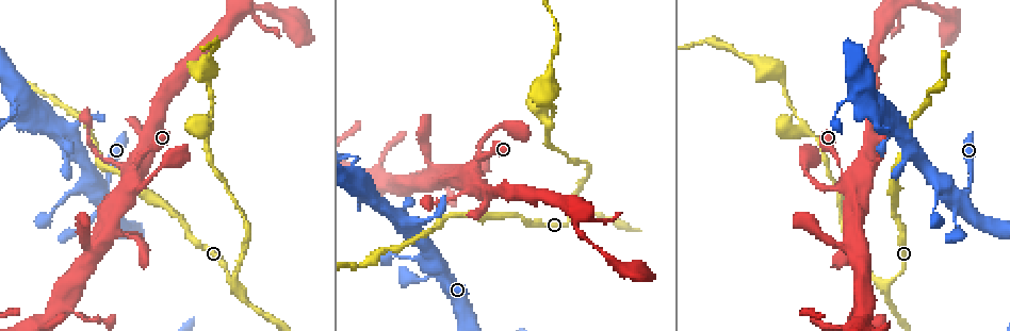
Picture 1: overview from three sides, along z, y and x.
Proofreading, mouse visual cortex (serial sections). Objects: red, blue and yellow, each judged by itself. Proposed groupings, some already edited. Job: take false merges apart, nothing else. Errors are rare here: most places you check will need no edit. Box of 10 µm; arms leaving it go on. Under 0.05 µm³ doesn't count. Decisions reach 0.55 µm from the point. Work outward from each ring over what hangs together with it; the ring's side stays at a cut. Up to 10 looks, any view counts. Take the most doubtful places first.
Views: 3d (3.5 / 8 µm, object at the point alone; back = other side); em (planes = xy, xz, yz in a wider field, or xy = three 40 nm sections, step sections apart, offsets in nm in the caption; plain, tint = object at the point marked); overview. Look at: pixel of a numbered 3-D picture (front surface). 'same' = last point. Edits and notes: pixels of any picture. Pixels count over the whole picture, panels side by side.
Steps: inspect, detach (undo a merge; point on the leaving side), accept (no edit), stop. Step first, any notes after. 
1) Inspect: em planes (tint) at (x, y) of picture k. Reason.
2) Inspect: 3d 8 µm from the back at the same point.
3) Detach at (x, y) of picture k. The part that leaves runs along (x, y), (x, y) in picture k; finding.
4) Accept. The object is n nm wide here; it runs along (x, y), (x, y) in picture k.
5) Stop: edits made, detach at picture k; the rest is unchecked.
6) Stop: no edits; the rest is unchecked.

Inspect: 3d 3.5 µm from the back at (887, 288) of picture 1. Three-way junction.

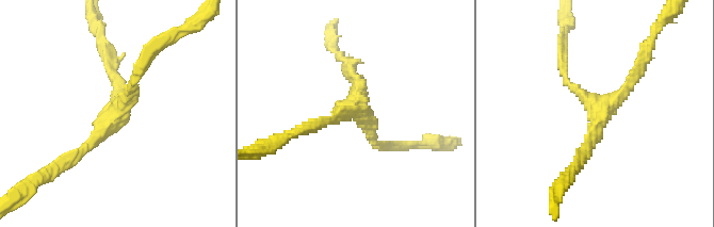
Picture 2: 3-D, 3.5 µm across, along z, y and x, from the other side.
Inspect: em planes (plain) at (600, 107) of picture 2. Shape alone is not enough.

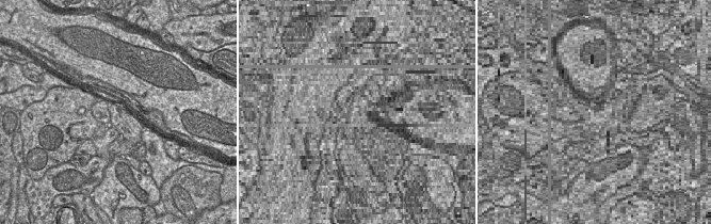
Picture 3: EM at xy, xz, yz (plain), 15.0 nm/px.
Inspect: em planes (tint) at the same point.

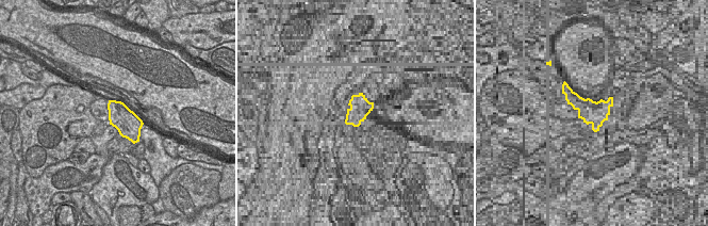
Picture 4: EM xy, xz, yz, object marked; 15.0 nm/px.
Accept. All the same cell.

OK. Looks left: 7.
Inspect: 3d 8 µm at (473, 171) of picture 1. Abrupt turn.

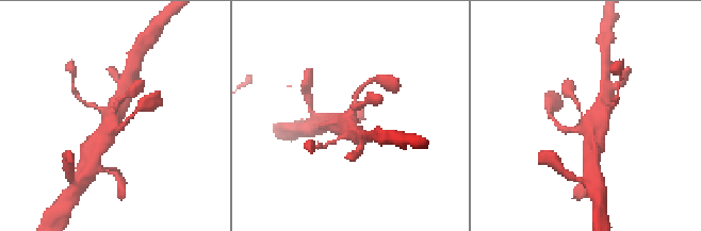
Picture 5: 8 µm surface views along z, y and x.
Inspect: em planes (tint) at the same point. Shape alone is not enough.

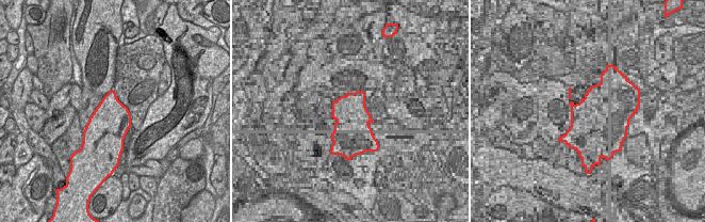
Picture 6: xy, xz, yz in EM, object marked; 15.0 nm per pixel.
Accept. It runs along (121, 98), (97, 148) in picture 5; continuous, no second cell.

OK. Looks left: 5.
Inspect: 3d 3.5 µm at (959, 196) of picture 1. Four arms meet.

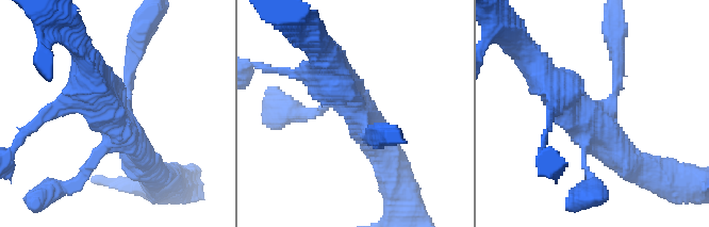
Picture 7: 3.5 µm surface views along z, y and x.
Inspect: em planes (tint) at (358, 118) of picture 7. 4 arms meet here; the arms are 100, 200, 400, 500 nm wide; need the tissue.

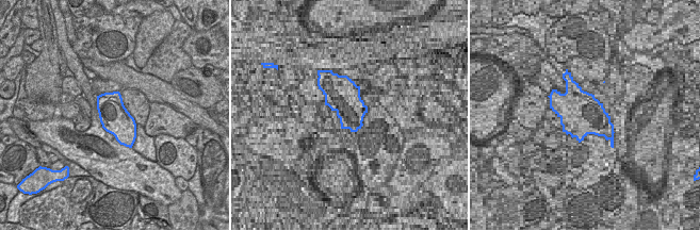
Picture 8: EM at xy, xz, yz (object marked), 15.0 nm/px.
Accept. The object is 440 nm wide here; it runs along (372, 140), (329, 71) in picture 7; one cell here.

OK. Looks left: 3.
Inspect: 3d 8 µm at (859, 97) of picture 1. Three arms meet.

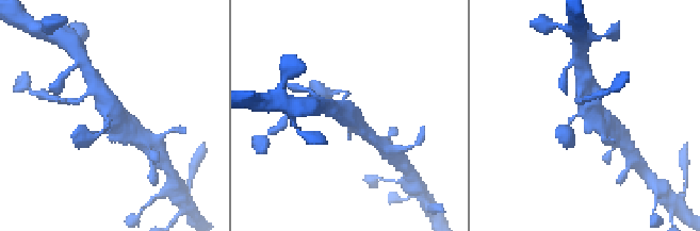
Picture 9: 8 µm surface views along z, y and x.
Inspect: 3d 3.5 µm at the same point.

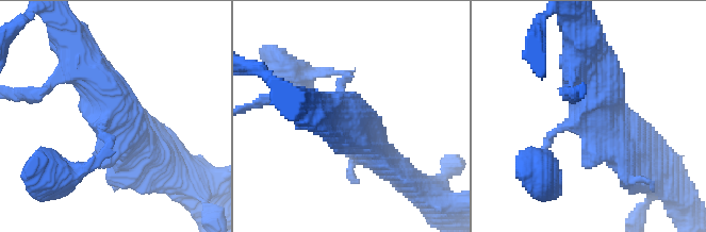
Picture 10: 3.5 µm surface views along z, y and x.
Inspect: em xy step 2 (tint) at (106, 118) of picture 10. Need the tissue.

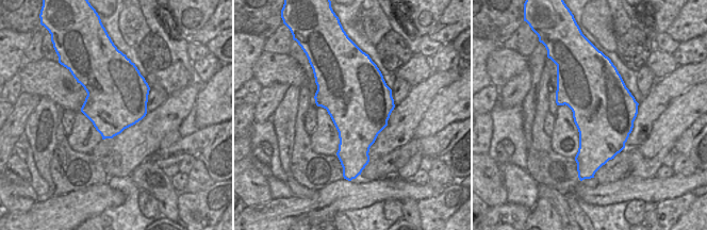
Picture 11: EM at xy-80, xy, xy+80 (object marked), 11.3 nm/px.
Accept. It runs along (383, 159), (334, 71) in picture 10; one cell here.

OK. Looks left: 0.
Stop: no edits; the rest is unchecked.

